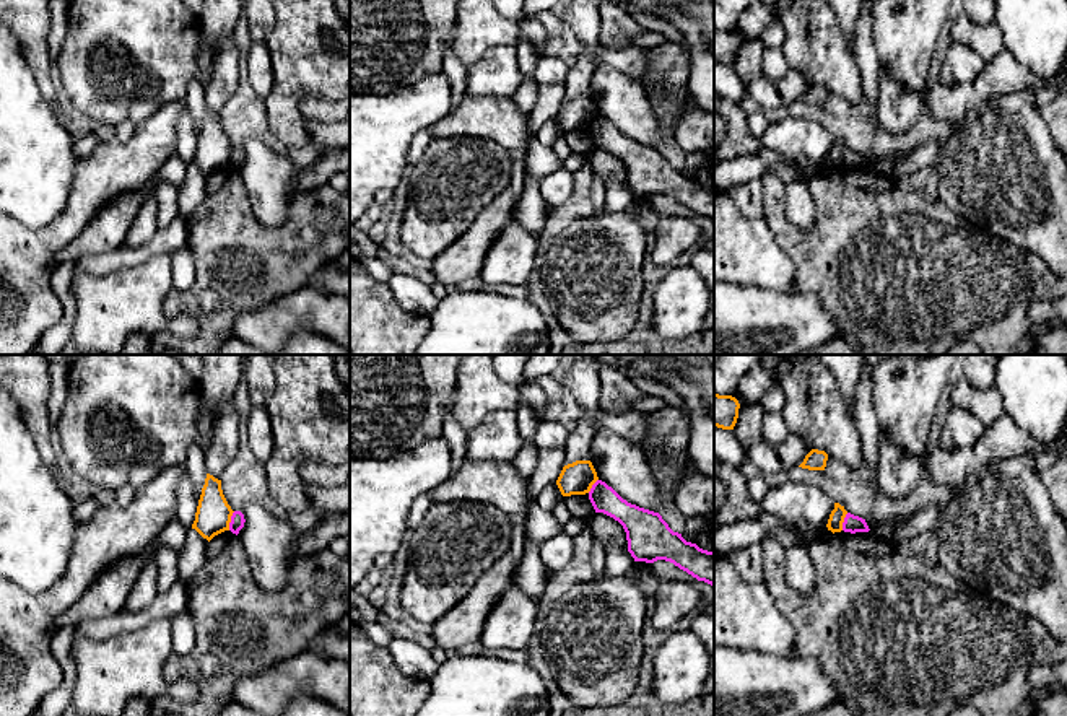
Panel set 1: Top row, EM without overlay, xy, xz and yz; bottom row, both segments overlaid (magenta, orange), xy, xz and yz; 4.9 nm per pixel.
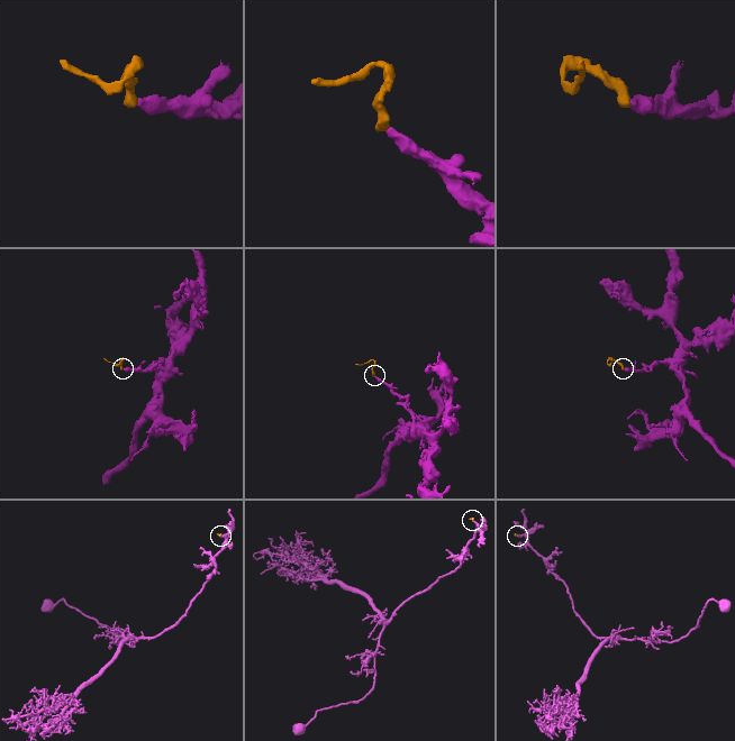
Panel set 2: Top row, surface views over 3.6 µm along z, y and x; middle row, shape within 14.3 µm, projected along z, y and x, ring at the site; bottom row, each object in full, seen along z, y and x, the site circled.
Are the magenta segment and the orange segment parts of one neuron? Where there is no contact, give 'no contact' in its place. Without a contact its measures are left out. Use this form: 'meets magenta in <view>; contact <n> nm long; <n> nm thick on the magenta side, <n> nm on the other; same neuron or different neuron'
meets magenta in xy; contact 100 nm long; 70 nm thick on the magenta side, 180 nm on the other; different neuron

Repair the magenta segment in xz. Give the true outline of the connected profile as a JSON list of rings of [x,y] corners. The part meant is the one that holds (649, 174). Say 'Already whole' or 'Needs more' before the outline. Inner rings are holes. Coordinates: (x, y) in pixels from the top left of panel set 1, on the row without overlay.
Already whole. [[[602,116],[592,120],[589,135],[595,148],[603,148],[623,161],[634,197],[665,195],[714,223],[714,187],[686,177],[659,148],[628,138]]]

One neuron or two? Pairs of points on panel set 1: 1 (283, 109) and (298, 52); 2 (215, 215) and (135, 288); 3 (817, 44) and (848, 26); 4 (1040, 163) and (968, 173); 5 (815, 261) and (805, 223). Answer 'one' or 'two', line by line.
1: one
2: two
3: two
4: one
5: two

